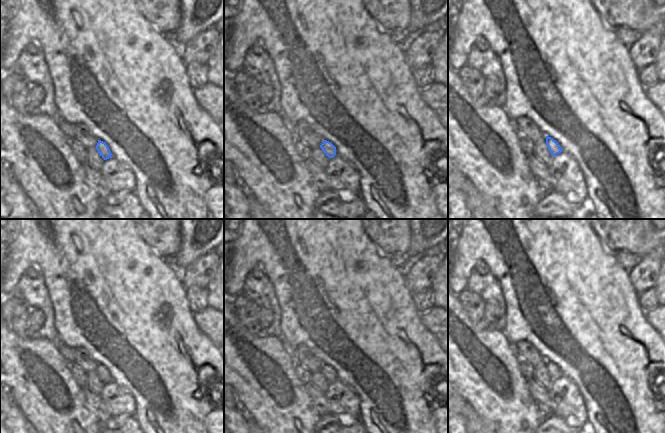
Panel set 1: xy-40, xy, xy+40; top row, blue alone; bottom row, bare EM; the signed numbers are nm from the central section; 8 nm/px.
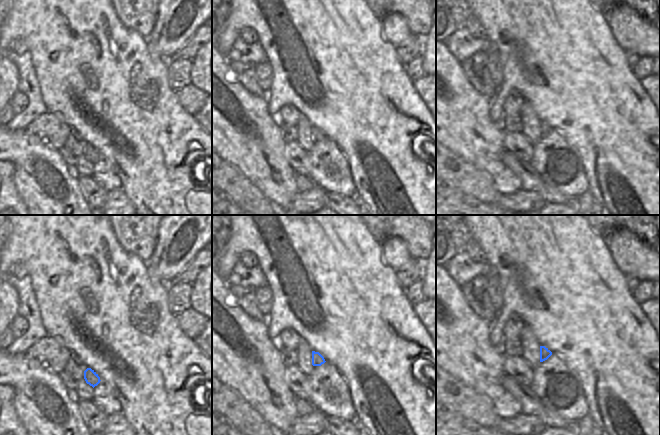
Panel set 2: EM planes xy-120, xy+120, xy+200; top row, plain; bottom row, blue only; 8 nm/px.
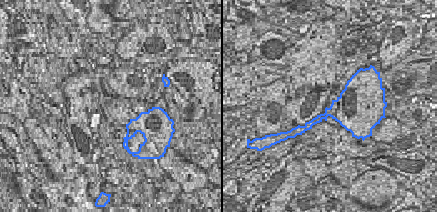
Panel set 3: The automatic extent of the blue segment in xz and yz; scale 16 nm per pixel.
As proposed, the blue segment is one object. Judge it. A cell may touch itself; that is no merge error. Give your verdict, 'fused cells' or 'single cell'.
single cell

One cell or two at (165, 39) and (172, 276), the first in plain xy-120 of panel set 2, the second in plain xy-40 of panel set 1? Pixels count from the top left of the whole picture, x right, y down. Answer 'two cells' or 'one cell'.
two cells

